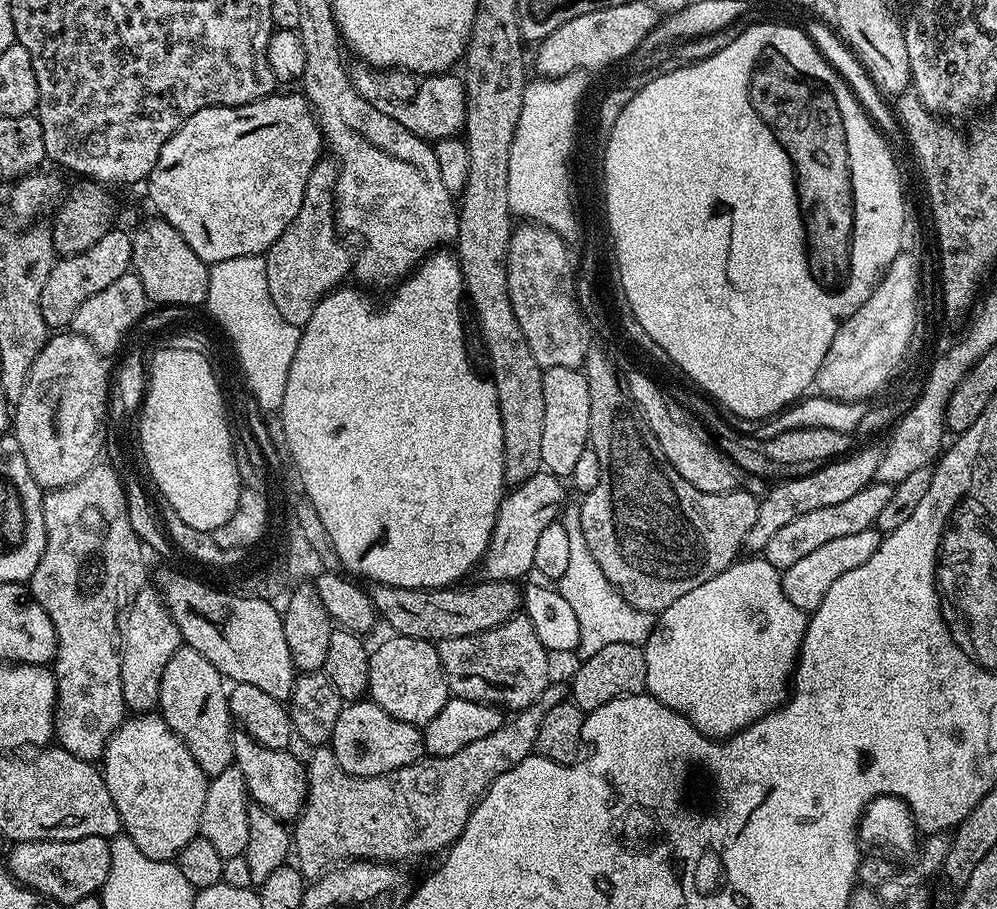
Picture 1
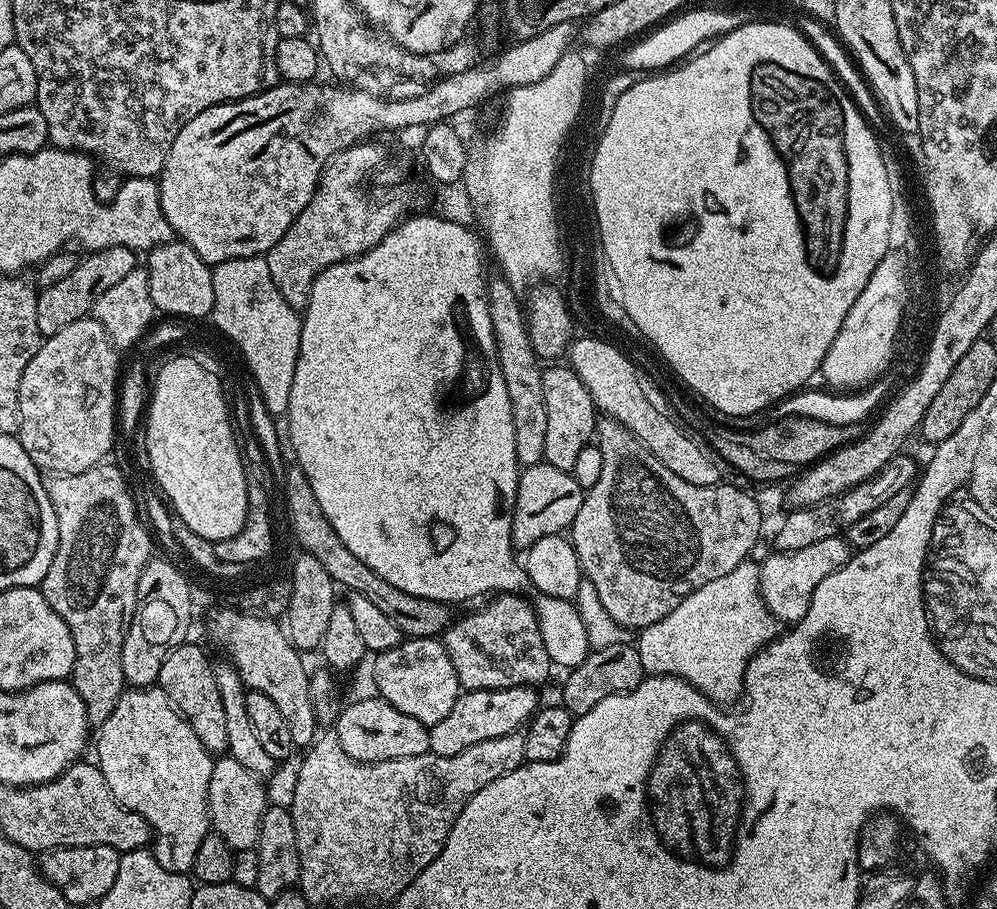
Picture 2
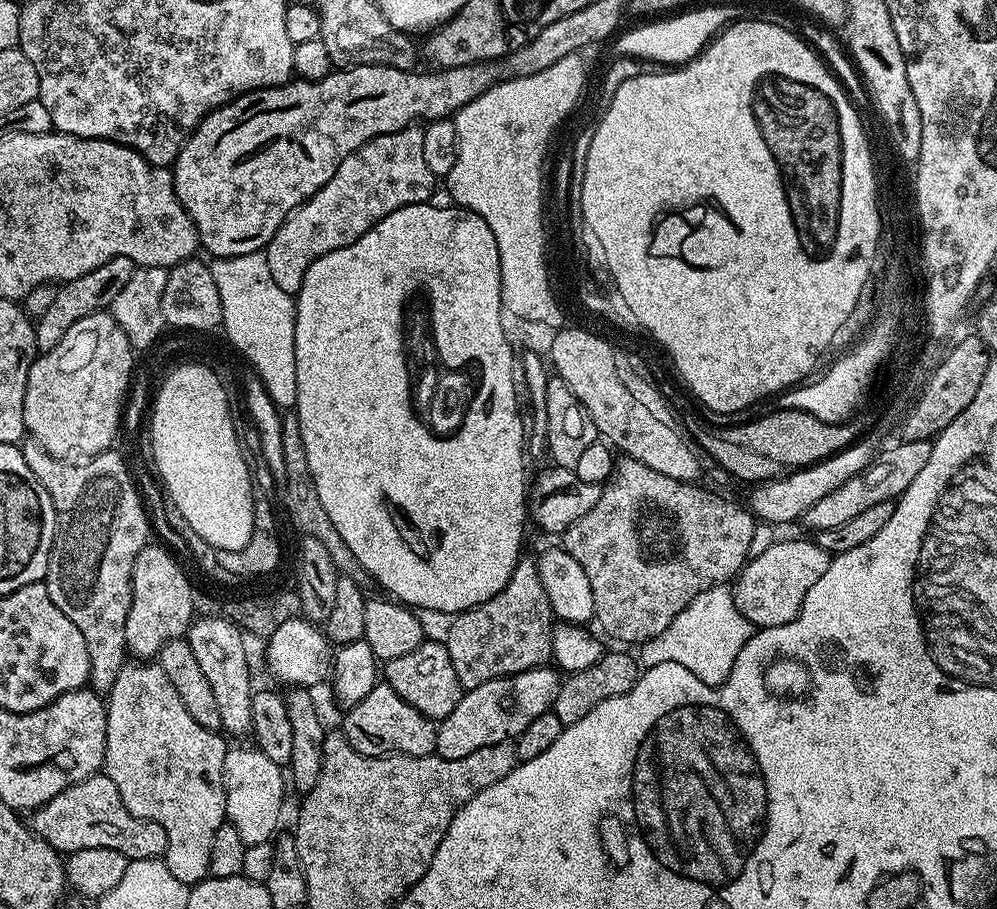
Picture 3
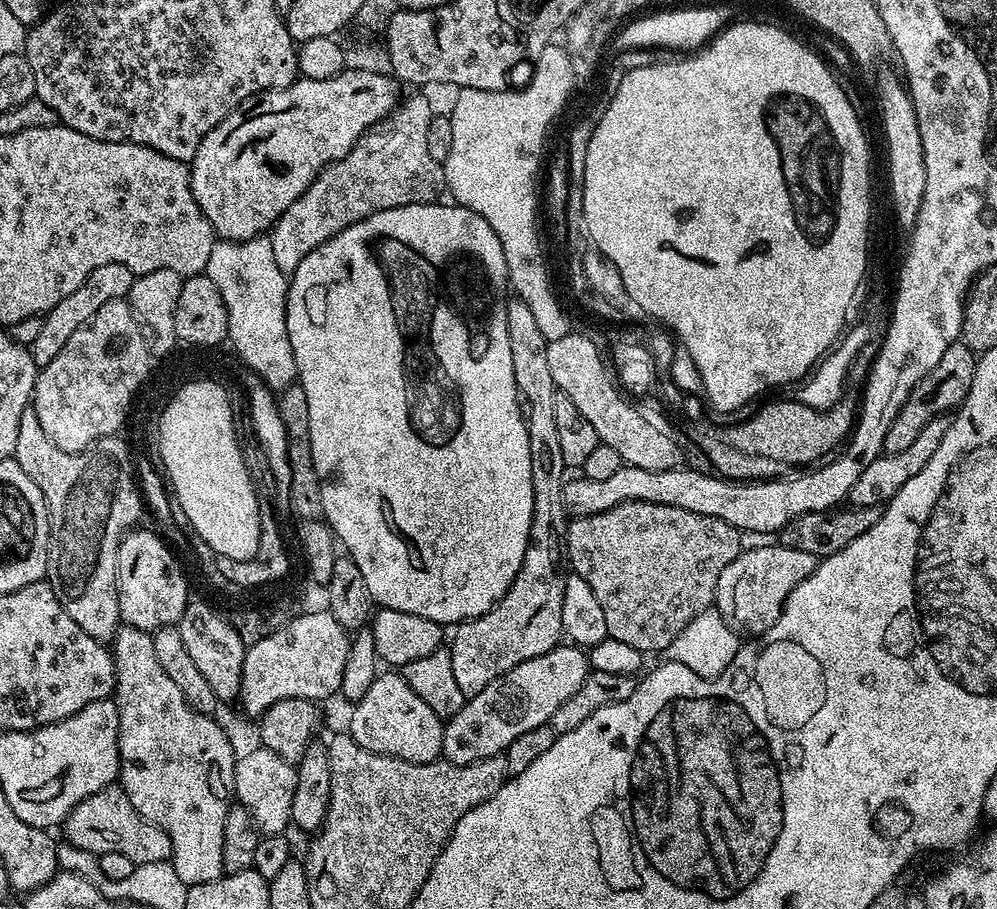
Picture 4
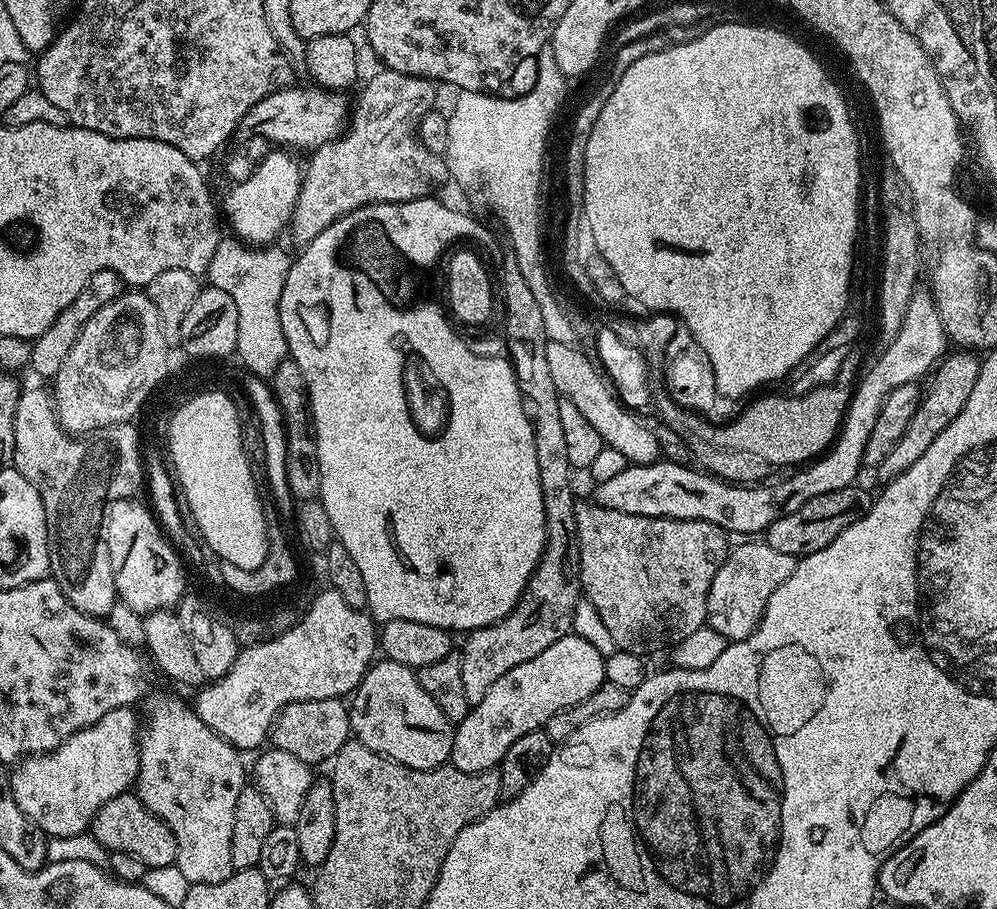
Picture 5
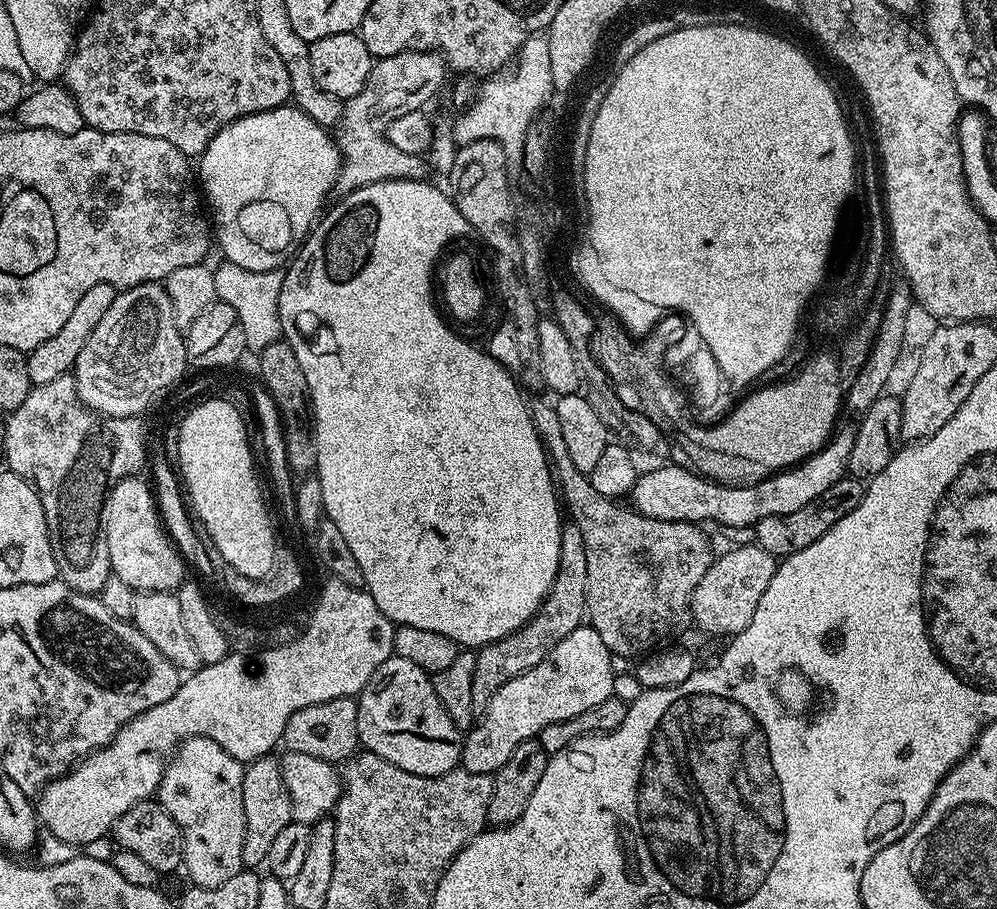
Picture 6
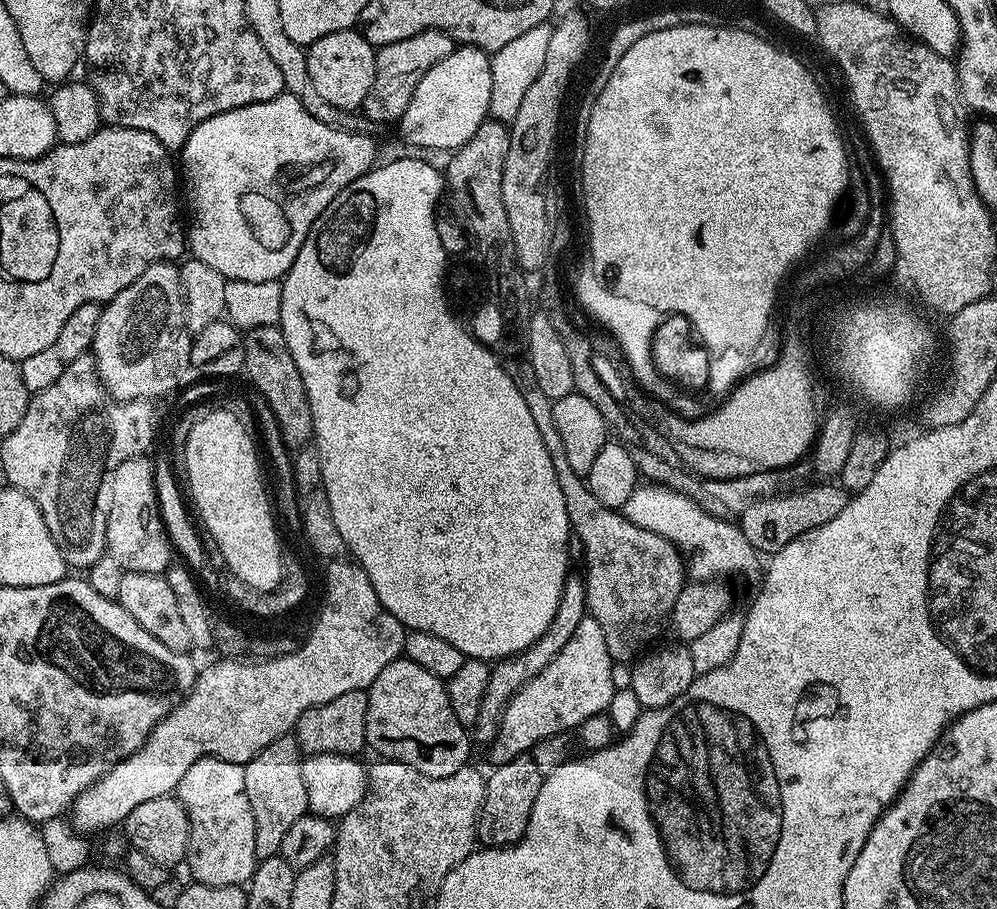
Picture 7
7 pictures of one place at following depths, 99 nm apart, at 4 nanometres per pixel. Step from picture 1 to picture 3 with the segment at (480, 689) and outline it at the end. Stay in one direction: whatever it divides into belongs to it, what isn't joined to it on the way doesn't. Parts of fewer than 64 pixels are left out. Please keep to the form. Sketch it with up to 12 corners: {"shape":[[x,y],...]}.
{"shape":[[535,555],[494,598],[453,619],[461,689],[553,659]]}

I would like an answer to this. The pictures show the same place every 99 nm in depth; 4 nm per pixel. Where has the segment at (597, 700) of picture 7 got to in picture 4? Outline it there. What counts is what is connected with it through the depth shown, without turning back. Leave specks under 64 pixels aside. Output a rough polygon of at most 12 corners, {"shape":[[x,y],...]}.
{"shape":[[568,642],[506,670],[447,717],[443,759],[504,754],[589,671]]}

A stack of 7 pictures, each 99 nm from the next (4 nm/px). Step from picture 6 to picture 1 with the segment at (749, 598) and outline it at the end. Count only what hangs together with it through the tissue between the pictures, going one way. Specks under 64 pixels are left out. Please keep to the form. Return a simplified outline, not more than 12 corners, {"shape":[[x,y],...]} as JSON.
{"shape":[[875,527],[818,546],[783,569],[786,598],[815,612],[842,574],[878,550]]}

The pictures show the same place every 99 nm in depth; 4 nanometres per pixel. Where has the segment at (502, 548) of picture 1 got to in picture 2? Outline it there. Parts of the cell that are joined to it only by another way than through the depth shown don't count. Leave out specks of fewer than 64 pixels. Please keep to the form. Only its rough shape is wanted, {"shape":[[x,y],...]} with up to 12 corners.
{"shape":[[543,462],[521,471],[512,543],[571,529],[585,489]]}

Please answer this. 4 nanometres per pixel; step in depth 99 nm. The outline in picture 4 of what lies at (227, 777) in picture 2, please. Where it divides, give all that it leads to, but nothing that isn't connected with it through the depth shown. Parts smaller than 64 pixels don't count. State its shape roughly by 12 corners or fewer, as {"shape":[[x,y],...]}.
{"shape":[[269,748],[239,757],[235,799],[266,836],[292,824],[296,769]]}

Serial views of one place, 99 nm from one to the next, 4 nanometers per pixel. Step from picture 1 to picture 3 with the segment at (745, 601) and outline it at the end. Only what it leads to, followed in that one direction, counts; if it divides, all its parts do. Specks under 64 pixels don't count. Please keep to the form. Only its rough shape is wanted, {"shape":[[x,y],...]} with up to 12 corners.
{"shape":[[733,589],[698,594],[639,649],[723,684],[753,631]]}

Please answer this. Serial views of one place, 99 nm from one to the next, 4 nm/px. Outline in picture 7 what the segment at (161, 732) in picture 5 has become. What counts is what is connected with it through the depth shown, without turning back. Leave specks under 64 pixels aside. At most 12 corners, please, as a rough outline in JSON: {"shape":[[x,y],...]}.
{"shape":[[198,758],[175,795],[186,868],[206,886],[256,872],[244,765]]}

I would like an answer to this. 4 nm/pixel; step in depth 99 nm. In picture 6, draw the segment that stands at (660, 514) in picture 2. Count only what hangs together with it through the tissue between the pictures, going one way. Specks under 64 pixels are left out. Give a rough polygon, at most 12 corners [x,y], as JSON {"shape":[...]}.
{"shape":[[531,401],[586,546],[586,620],[640,658],[693,623],[710,570],[701,525],[598,494]]}

